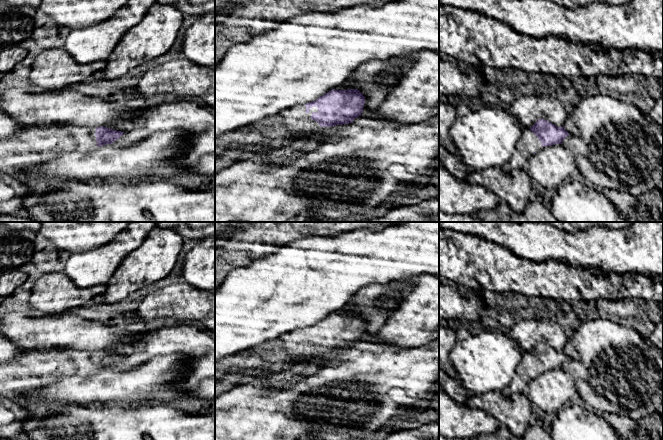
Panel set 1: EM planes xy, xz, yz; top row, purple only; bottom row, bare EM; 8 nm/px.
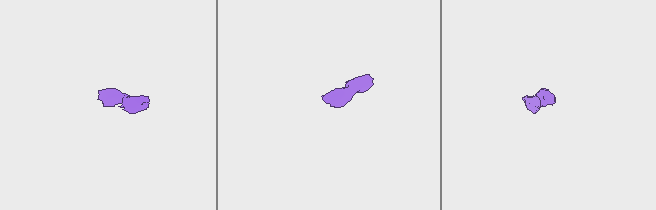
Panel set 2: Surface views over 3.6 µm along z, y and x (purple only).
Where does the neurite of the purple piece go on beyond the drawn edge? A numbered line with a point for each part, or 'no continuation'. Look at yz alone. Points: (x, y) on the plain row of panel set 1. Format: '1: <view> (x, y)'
1: yz (529, 366)

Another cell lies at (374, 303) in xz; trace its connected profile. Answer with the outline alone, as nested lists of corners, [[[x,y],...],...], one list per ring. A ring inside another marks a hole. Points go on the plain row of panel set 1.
[[[415,279],[392,281],[386,284],[371,284],[358,291],[348,302],[365,321],[361,340],[375,334],[386,323],[388,315],[394,312],[406,295],[415,286]]]

